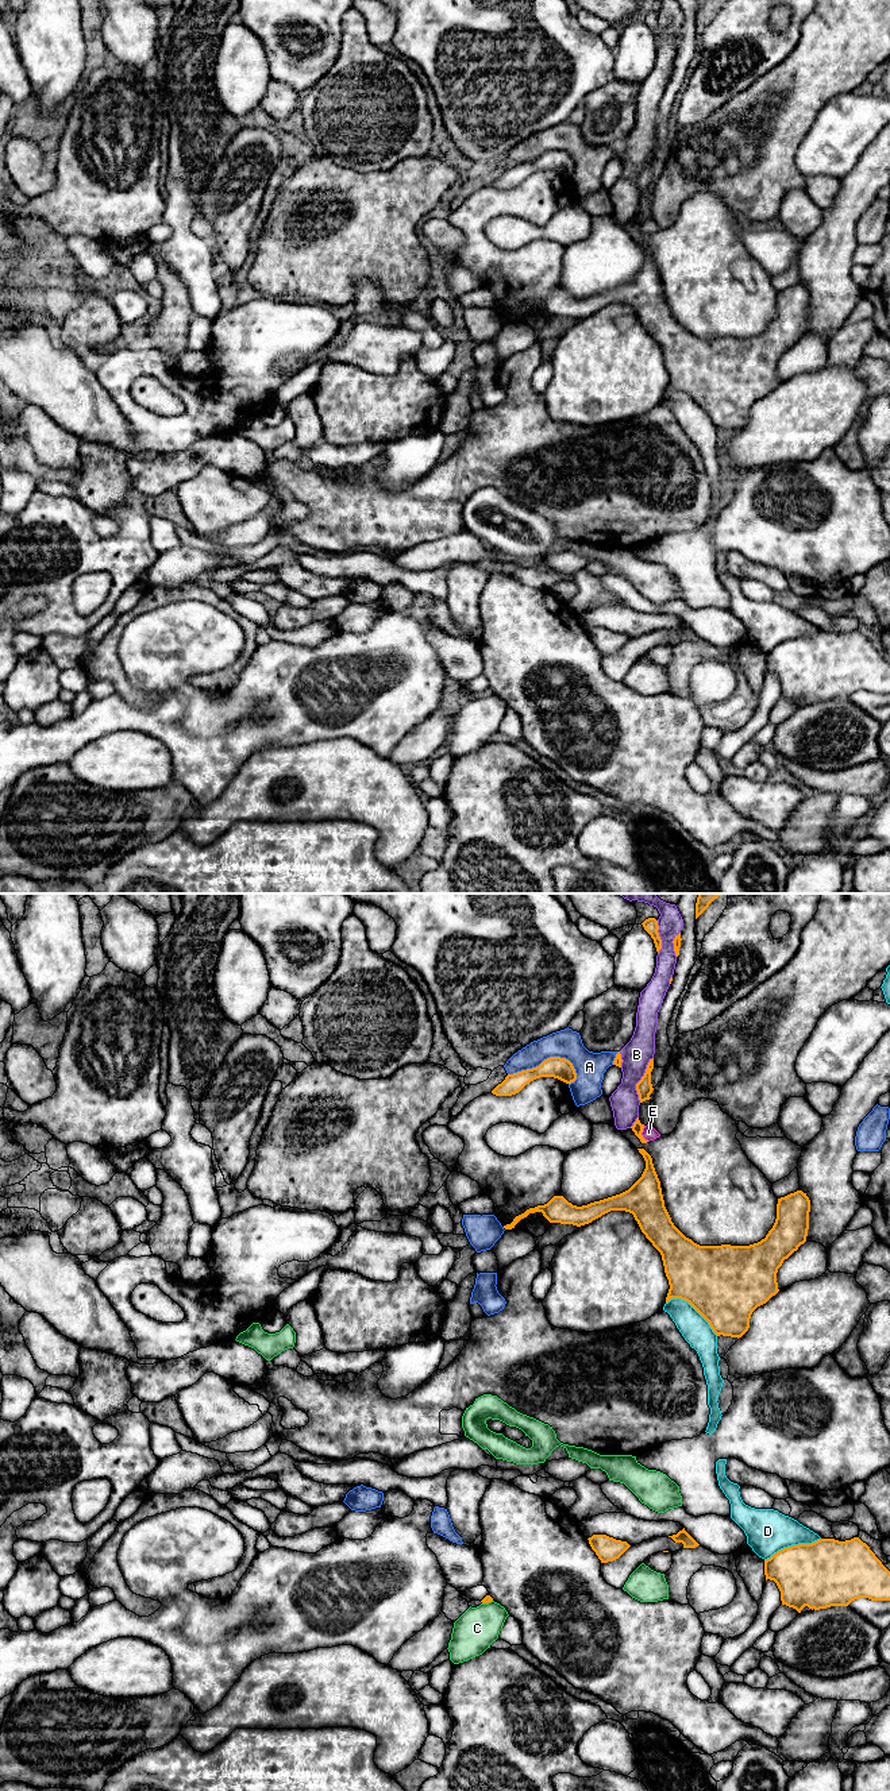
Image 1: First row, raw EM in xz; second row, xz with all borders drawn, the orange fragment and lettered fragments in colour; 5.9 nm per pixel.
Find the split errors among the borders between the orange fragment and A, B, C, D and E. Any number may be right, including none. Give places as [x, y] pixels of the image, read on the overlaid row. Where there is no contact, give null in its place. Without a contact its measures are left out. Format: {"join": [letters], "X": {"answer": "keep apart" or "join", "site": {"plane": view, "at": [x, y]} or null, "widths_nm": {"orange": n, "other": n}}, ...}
{"join": [], "A": {"answer": "keep apart", "site": {"plane": "xz", "at": [547, 1058]}, "widths_nm": {"orange": 130, "other": 180}}, "B": {"answer": "keep apart", "site": {"plane": "xz", "at": [640, 1080]}, "widths_nm": {"orange": 100, "other": 170}}, "C": {"answer": "keep apart", "site": {"plane": "xz", "at": [486, 1602]}, "widths_nm": {"orange": 50, "other": 240}}, "D": {"answer": "keep apart", "site": {"plane": "xz", "at": [792, 1546]}, "widths_nm": {"orange": 400, "other": 260}}, "E": {"answer": "keep apart", "site": {"plane": "xz", "at": [640, 1134]}, "widths_nm": {"orange": 70, "other": 80}}}

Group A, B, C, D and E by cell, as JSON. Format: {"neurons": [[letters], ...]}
{"neurons": [["A"], ["B"], ["C"], ["D"], ["E"]]}

